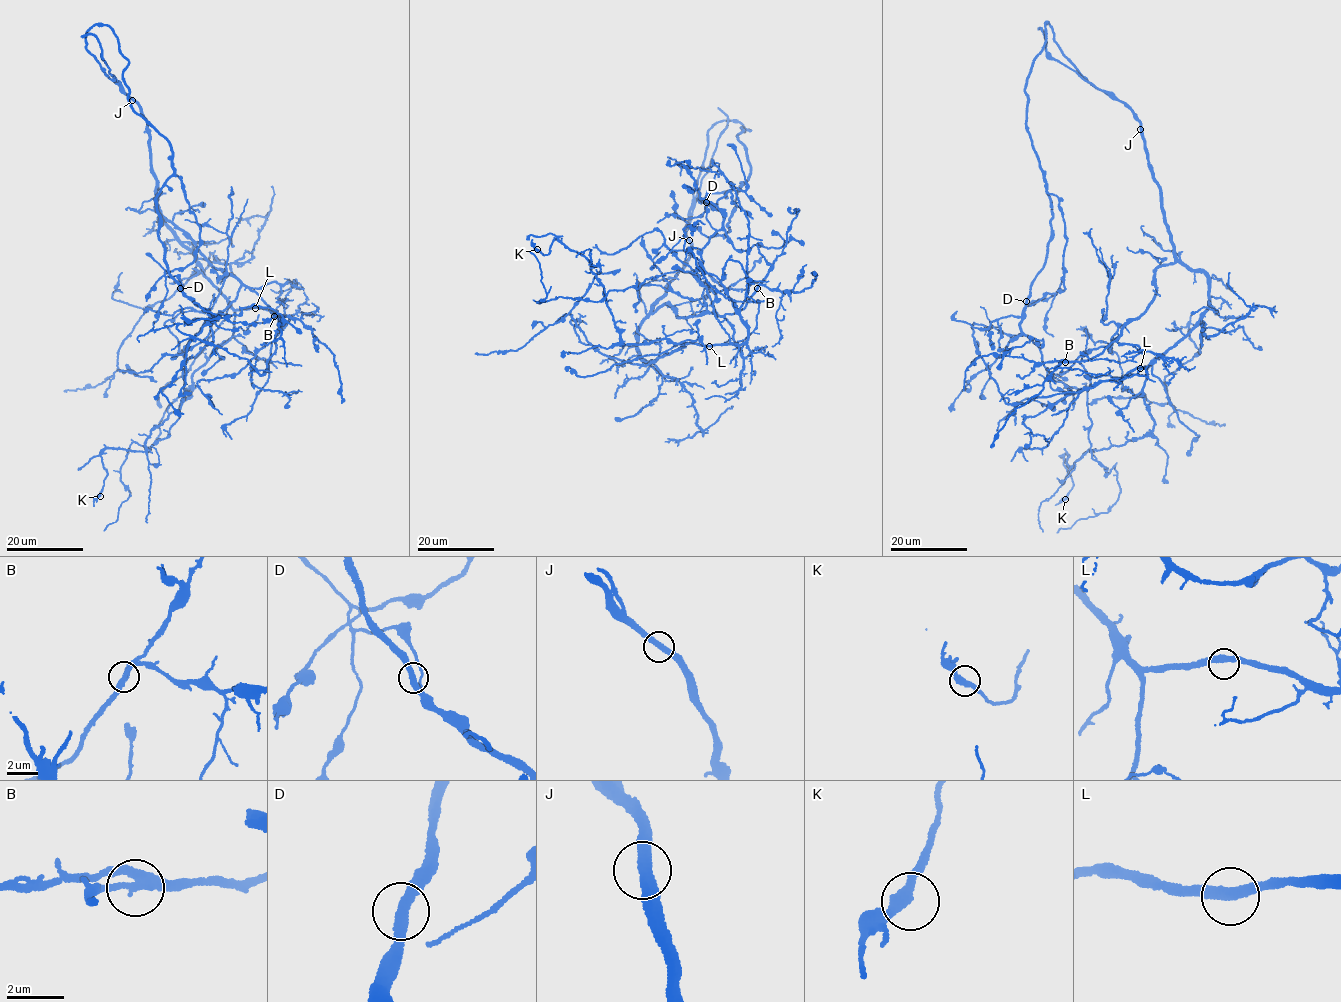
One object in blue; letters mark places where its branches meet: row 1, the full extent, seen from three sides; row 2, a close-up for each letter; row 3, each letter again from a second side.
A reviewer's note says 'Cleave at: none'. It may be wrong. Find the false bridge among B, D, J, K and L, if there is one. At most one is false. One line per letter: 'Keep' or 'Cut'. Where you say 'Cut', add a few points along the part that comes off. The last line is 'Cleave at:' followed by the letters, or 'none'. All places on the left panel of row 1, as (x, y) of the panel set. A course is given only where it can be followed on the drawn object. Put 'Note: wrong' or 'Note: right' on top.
Note: right
B: Keep
D: Keep
J: Keep
K: Keep
L: Keep
Cleave at: none

